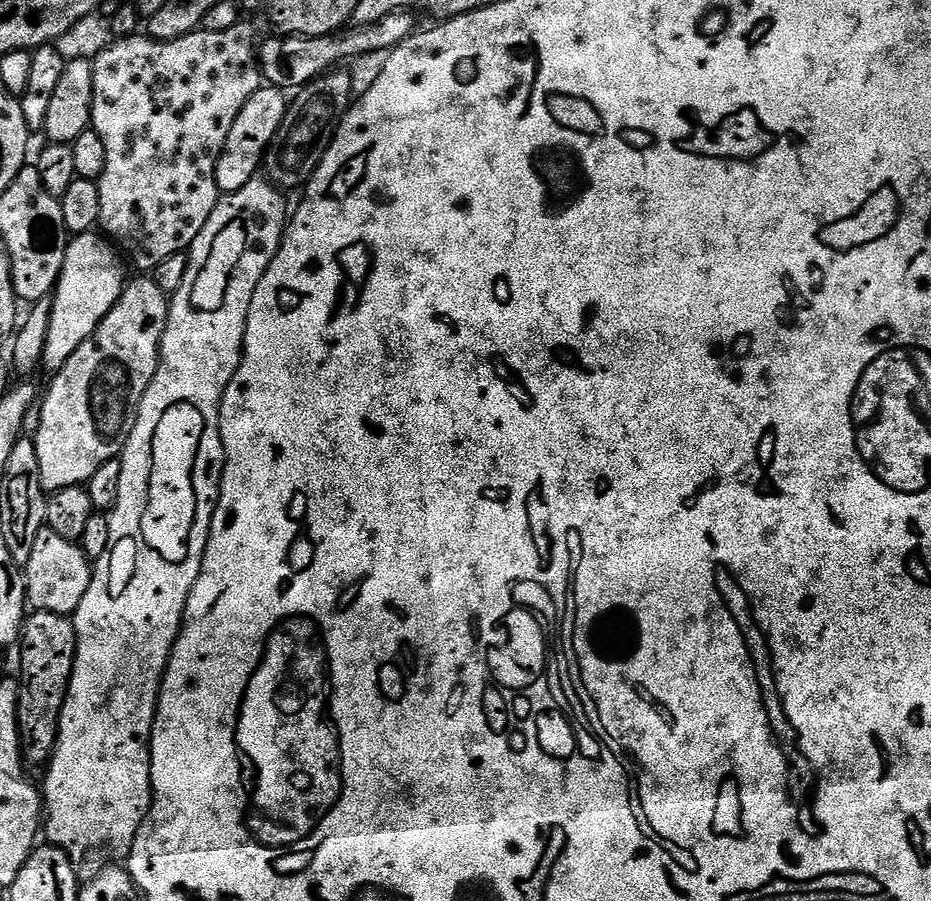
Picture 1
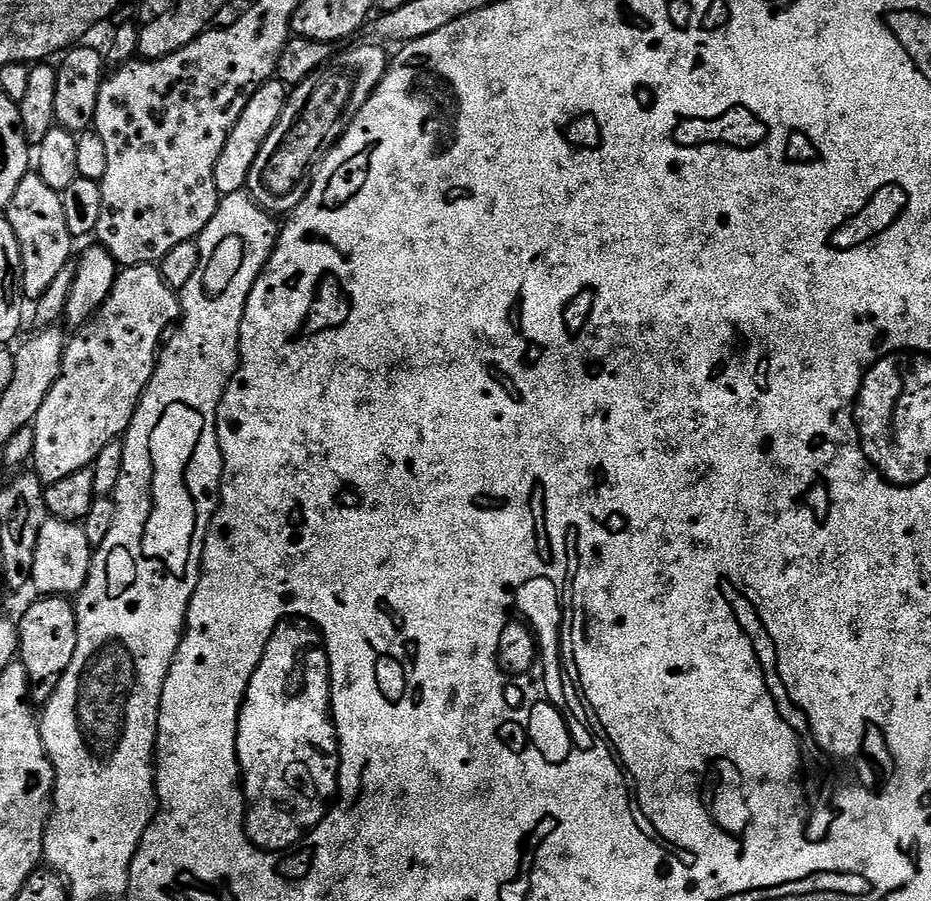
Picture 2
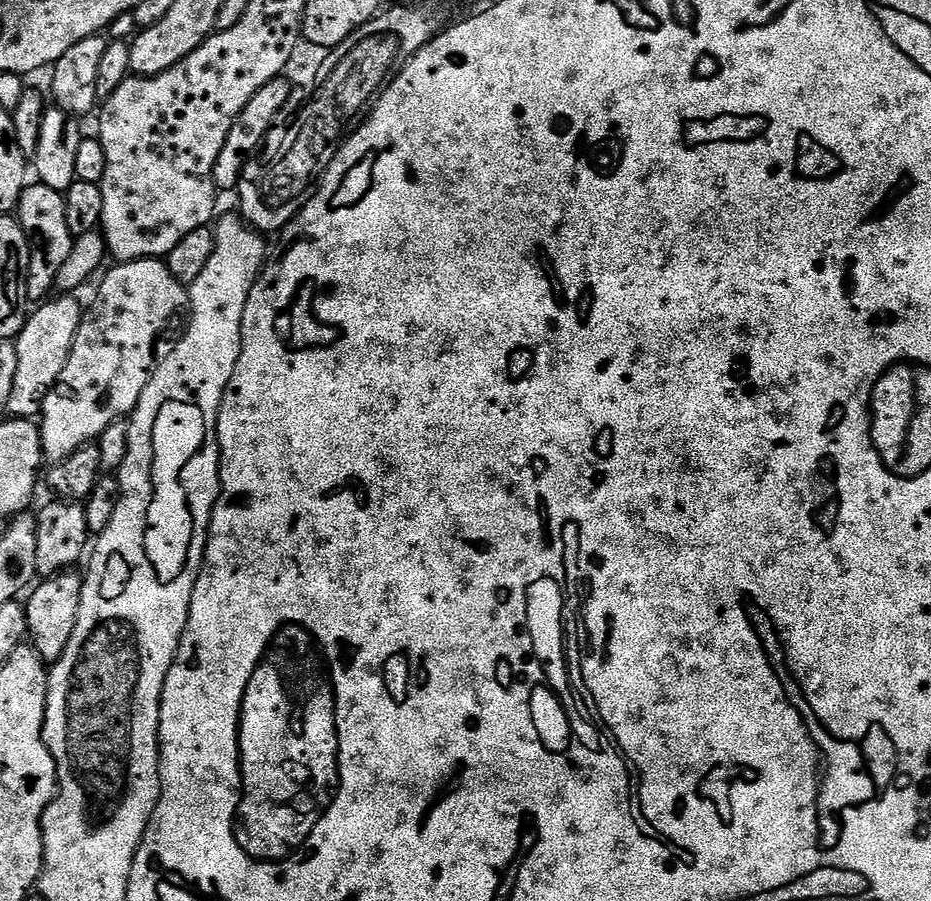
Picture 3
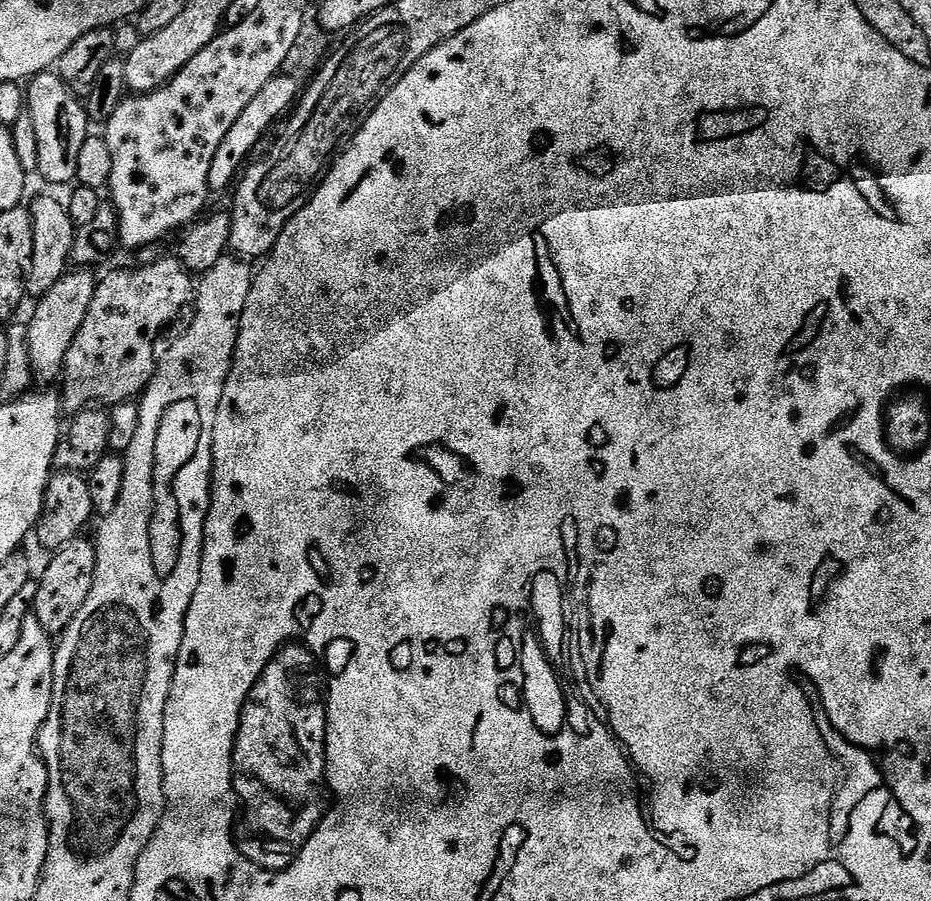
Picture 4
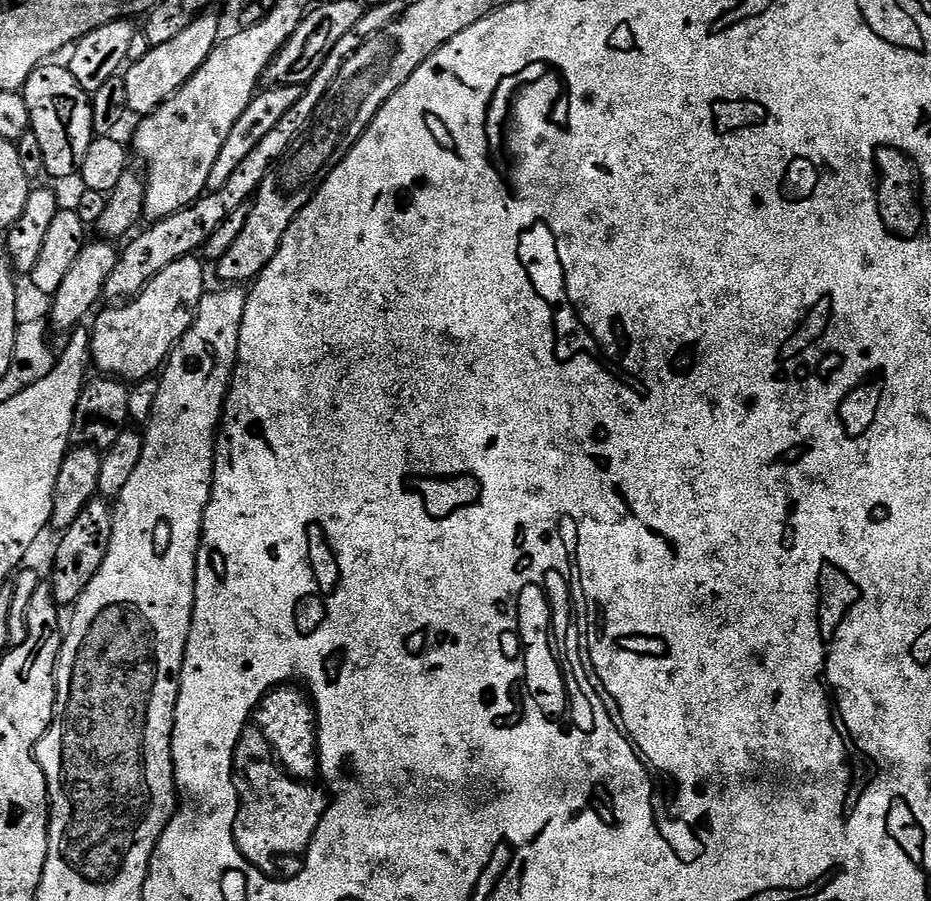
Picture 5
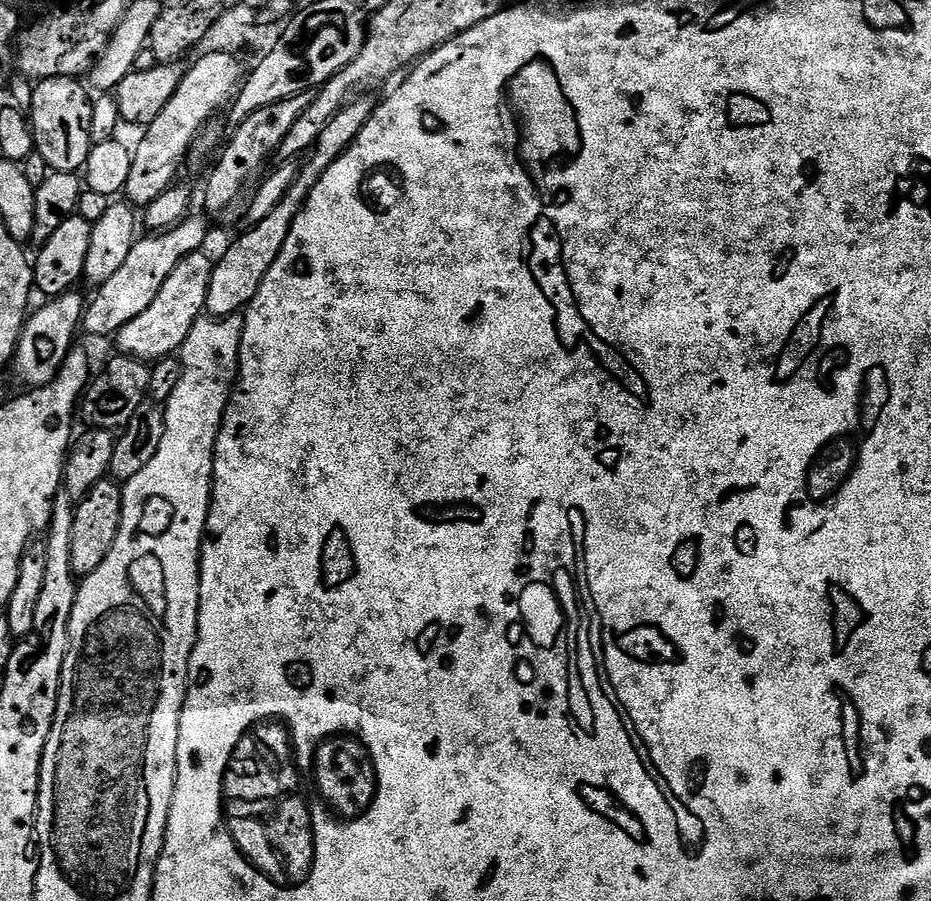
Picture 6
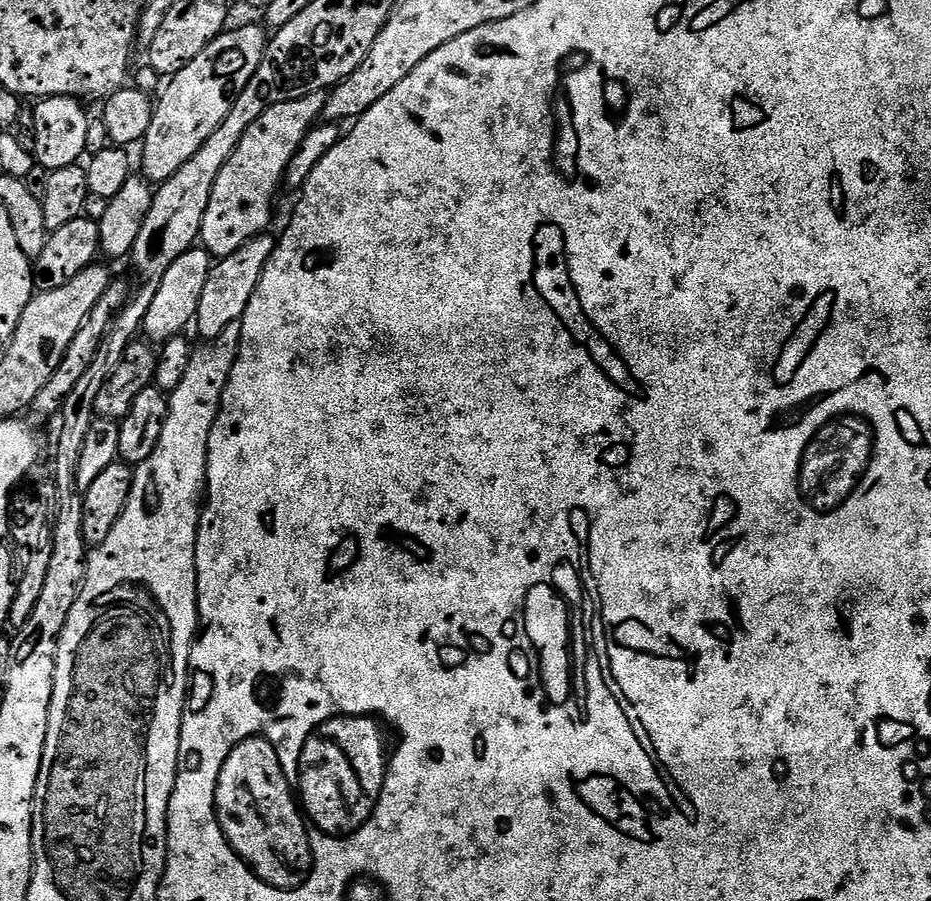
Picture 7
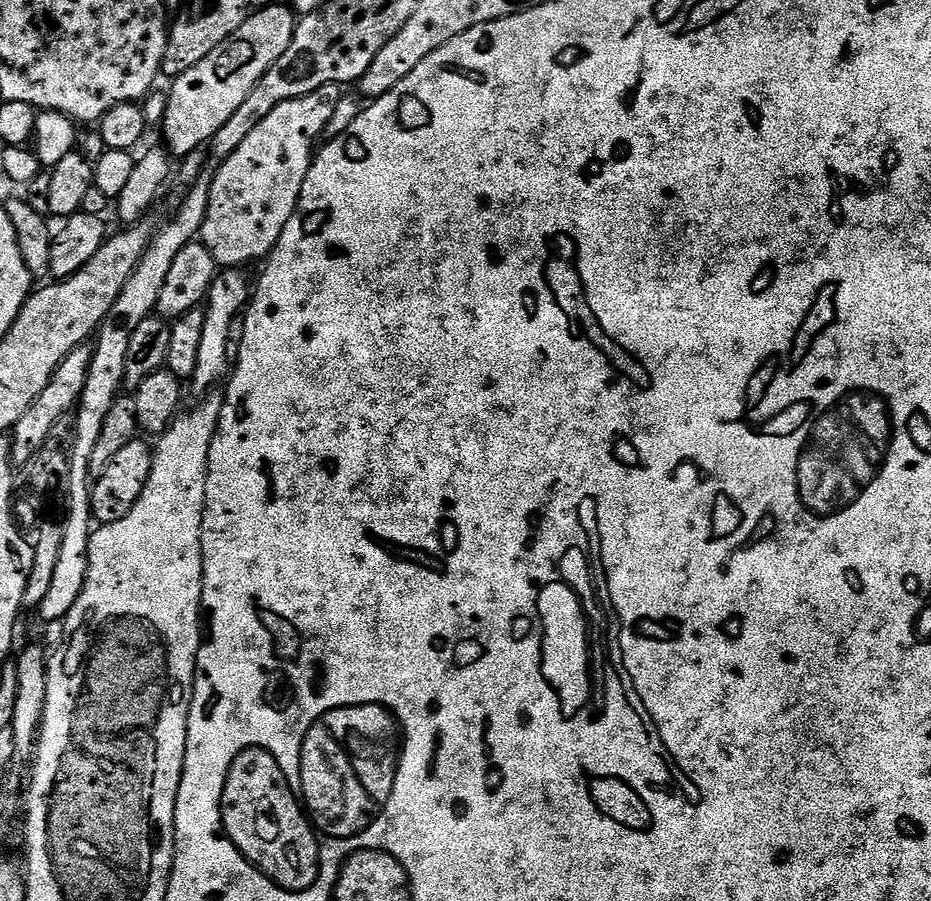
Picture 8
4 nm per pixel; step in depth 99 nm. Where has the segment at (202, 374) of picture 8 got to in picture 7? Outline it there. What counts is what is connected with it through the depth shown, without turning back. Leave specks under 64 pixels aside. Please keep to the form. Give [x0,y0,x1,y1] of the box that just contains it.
[194,235,278,342]

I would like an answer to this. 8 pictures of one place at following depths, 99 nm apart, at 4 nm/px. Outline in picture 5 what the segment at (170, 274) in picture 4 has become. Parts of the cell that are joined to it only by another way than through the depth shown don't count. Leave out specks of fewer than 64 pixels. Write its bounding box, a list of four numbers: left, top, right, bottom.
[92,255,206,382]

